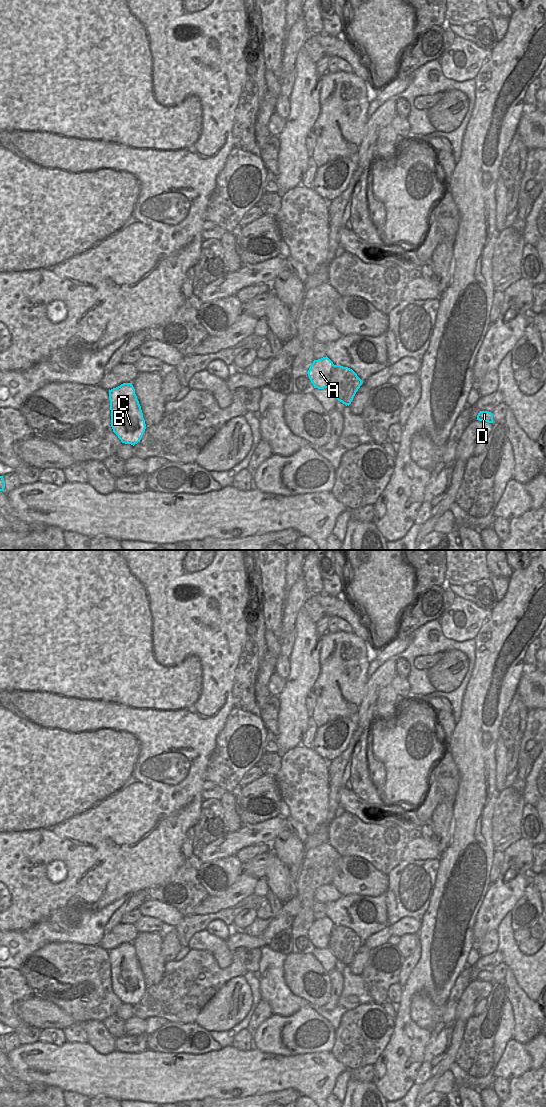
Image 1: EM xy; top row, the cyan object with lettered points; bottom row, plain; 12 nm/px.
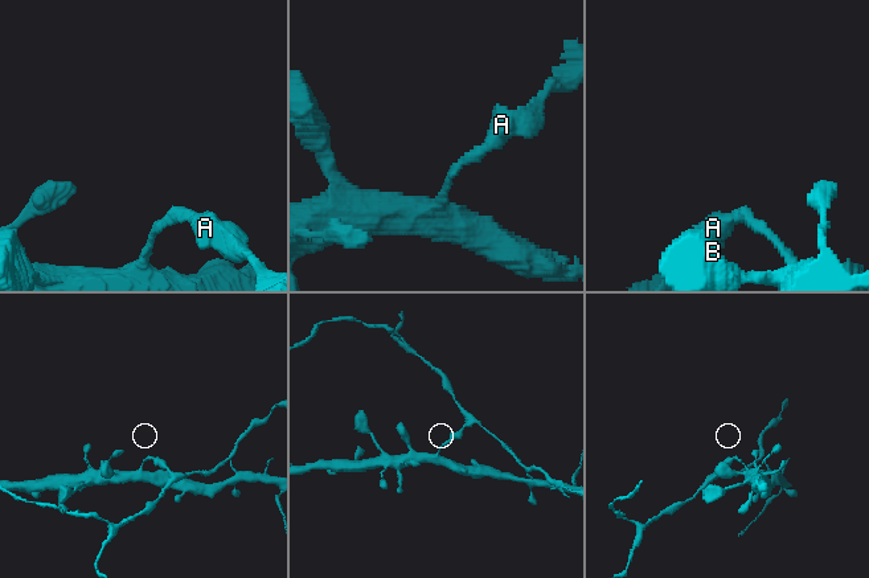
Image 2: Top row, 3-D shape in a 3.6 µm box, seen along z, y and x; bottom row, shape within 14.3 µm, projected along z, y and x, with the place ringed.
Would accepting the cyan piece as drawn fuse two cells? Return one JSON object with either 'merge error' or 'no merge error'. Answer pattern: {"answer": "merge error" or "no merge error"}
{"answer": "merge error"}

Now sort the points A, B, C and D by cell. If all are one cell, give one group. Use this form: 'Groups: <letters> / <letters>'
Groups: A B C / D

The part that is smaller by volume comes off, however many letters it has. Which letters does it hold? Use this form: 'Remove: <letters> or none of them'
Remove: D

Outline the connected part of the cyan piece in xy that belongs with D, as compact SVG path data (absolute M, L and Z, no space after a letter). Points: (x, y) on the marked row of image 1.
M480 411L477 415L477 420L493 423L493 414L489 411Z

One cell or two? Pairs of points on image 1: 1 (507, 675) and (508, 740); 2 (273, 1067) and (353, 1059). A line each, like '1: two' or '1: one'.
1: two
2: two

